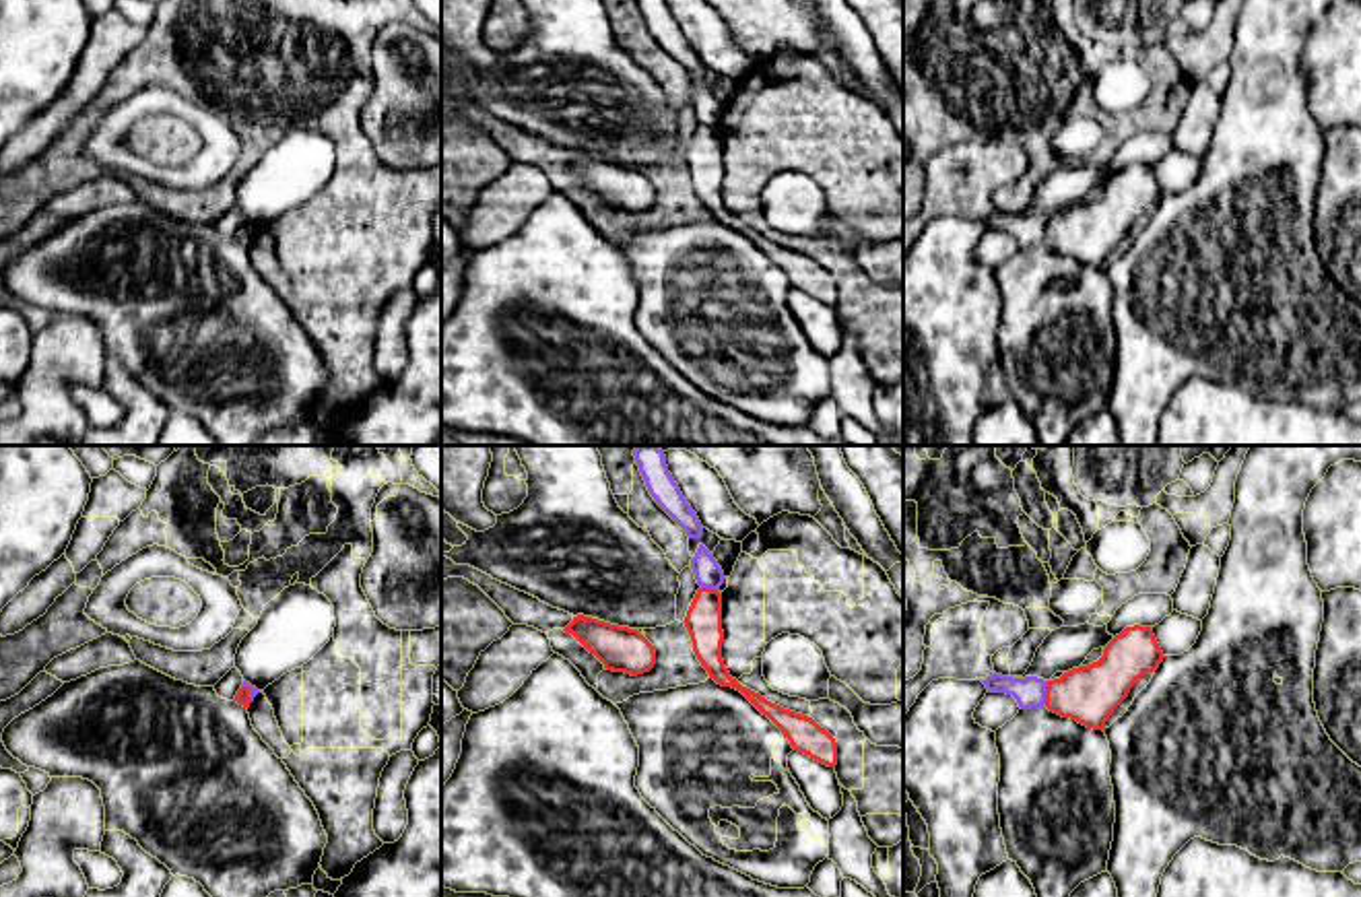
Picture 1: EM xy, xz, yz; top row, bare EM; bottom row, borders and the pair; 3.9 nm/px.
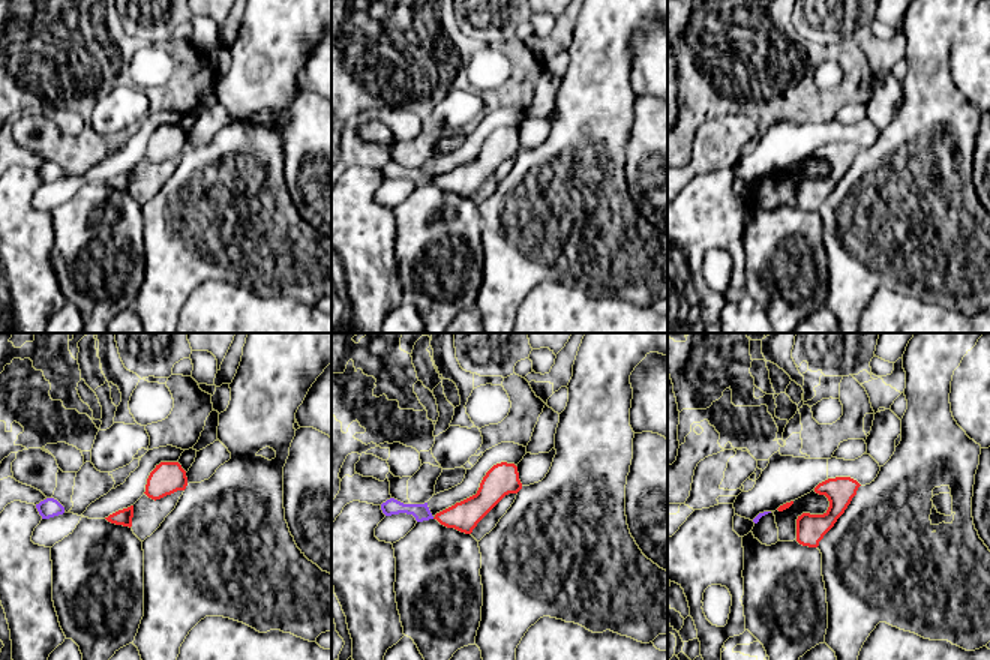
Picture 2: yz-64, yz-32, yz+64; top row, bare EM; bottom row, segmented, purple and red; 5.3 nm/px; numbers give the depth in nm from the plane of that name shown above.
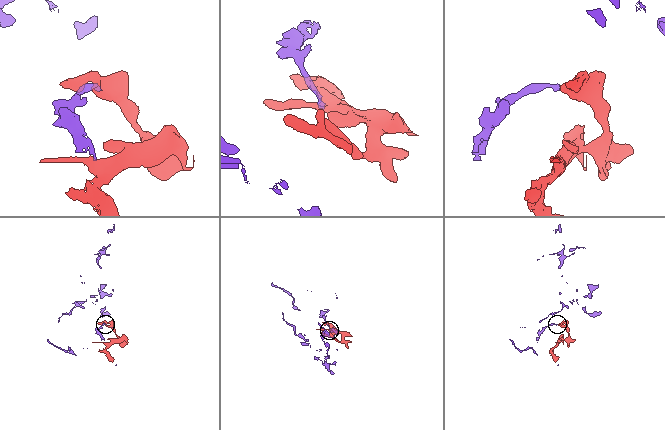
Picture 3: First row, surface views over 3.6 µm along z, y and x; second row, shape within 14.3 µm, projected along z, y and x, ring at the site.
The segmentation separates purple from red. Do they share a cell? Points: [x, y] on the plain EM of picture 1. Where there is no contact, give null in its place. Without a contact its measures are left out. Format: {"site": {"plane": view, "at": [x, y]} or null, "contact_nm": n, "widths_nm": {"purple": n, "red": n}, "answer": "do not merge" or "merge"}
{"site": {"plane": "yz", "at": [1044, 231]}, "contact_nm": 100, "widths_nm": {"purple": 120, "red": 220}, "answer": "do not merge"}

